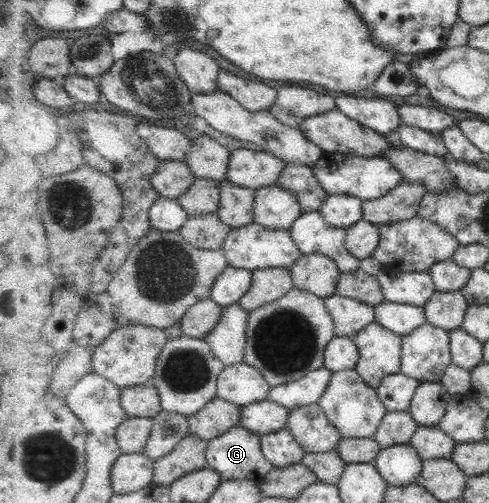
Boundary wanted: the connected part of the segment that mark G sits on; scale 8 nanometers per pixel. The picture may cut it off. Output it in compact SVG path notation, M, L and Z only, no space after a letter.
M241 425L232 427L225 434L209 442L210 445L206 451L208 468L218 472L223 480L248 479L259 485L275 469L275 466L263 454L262 436L249 431L246 427Z

